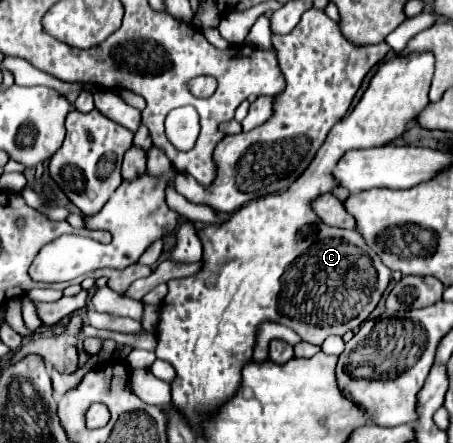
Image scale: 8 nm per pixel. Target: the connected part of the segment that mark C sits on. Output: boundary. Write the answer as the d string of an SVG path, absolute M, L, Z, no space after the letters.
M416 52L416 54L390 54L388 58L384 58L380 64L378 64L378 70L376 74L372 76L366 92L362 94L360 102L354 106L354 110L344 116L328 134L326 142L322 144L320 152L316 154L316 158L312 160L312 164L304 170L304 174L282 194L272 194L272 196L264 196L264 198L258 198L258 200L252 200L248 204L244 204L240 210L232 212L230 218L224 222L224 224L210 224L210 226L204 226L198 230L198 238L202 242L202 248L204 248L204 254L202 254L202 268L200 272L188 276L188 278L174 278L172 282L168 282L168 294L164 298L164 302L160 304L160 326L156 326L156 356L164 362L170 362L172 368L176 370L176 378L174 382L170 382L170 388L172 388L172 404L186 416L186 420L192 424L192 426L200 426L200 420L204 416L208 416L216 406L224 404L228 398L232 398L232 394L236 394L238 386L240 386L240 370L244 368L244 364L252 358L252 348L254 348L254 342L256 342L256 326L262 324L262 322L278 322L278 324L286 324L290 326L304 342L308 344L316 344L320 346L328 336L336 334L336 336L344 336L348 330L358 330L358 326L370 316L370 312L376 308L382 292L386 290L390 278L392 278L392 272L382 264L382 260L378 258L378 254L362 240L362 236L356 232L356 230L340 230L340 228L332 228L332 226L326 226L324 222L320 222L320 218L316 218L316 214L312 212L310 204L314 198L318 198L320 194L326 194L326 192L332 192L336 188L336 182L334 182L334 176L332 176L332 170L334 166L338 164L338 160L344 156L344 152L352 150L352 148L374 148L374 146L384 146L386 142L398 138L406 128L408 124L418 116L418 112L428 104L428 90L430 90L430 82L432 82L432 70L434 70L434 58L432 58L432 52Z

